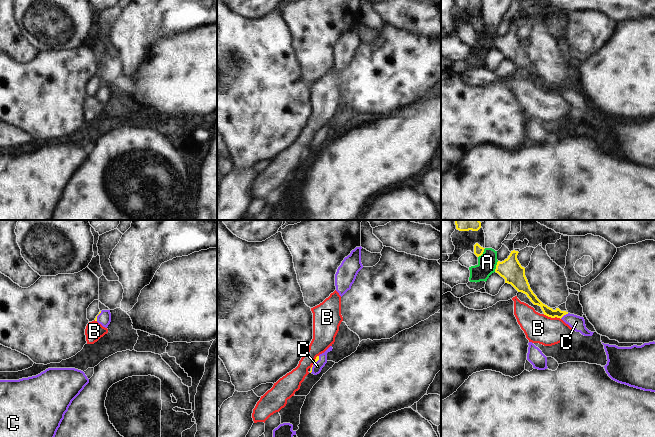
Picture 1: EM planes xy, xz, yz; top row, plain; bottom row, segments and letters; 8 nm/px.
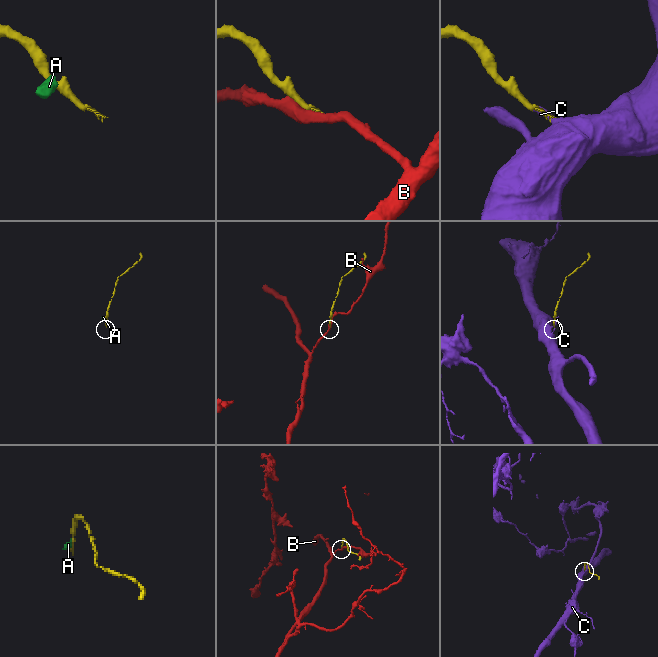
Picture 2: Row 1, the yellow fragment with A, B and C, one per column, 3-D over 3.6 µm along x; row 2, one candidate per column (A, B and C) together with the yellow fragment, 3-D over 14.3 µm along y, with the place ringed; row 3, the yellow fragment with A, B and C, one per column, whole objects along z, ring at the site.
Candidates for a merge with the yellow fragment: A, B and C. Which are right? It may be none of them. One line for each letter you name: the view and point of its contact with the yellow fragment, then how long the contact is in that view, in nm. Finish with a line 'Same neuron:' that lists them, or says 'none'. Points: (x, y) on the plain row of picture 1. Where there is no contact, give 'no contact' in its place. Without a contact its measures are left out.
C: meets yellow in yz at (564, 90); contact 80 nm long
Same neuron: C

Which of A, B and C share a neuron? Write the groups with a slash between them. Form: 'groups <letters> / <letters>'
groups A / B / C

